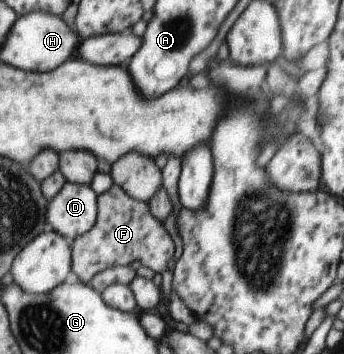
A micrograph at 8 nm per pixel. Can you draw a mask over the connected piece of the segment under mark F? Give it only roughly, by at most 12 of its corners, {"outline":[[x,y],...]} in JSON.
{"outline":[[116,183],[72,243],[82,283],[111,267],[164,269],[174,243],[149,204]]}

